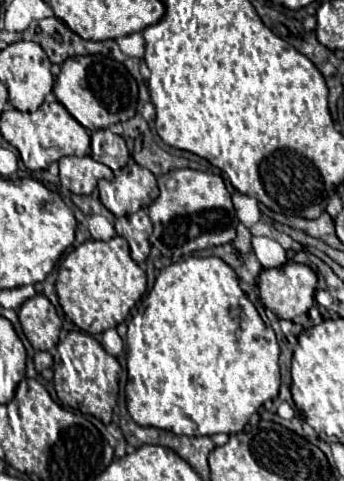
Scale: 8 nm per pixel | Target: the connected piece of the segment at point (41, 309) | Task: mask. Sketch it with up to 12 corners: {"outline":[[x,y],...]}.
{"outline":[[43,294],[17,310],[35,350],[57,346],[61,320]]}

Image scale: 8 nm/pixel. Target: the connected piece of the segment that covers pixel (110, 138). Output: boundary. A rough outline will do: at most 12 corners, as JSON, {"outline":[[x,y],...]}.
{"outline":[[111,130],[91,134],[89,156],[115,174],[129,160],[125,140]]}

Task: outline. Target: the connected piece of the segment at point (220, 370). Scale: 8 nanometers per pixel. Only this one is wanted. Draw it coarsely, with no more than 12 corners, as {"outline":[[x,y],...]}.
{"outline":[[221,258],[169,264],[127,330],[139,426],[237,434],[279,342]]}

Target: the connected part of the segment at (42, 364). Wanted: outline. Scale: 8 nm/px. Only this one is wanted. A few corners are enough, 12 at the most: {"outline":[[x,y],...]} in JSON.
{"outline":[[37,352],[35,370],[47,380],[53,380],[53,356]]}

